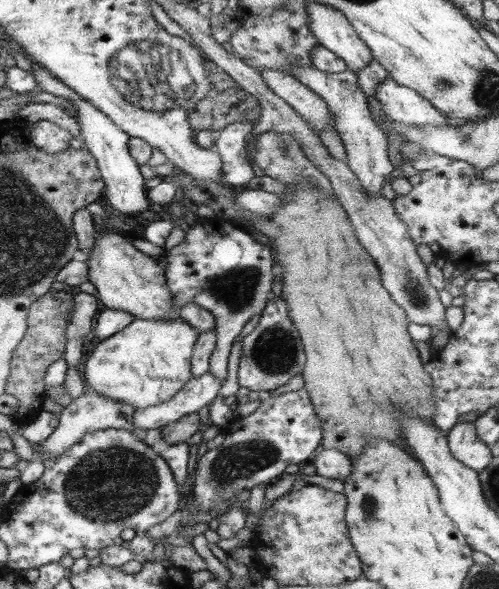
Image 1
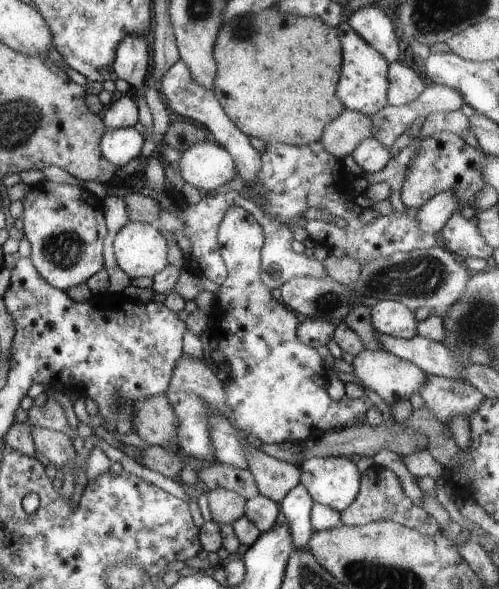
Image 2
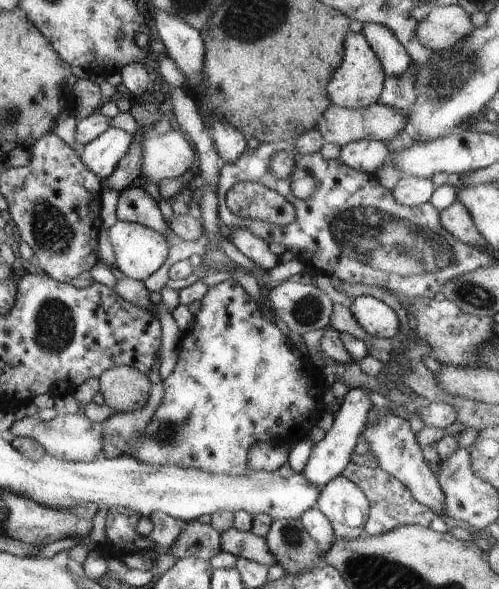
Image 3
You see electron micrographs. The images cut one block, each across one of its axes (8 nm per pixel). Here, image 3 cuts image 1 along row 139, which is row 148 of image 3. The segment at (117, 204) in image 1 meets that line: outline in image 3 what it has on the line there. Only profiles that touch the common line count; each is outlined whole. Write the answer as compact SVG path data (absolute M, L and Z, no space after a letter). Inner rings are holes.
M116 127L82 146L80 160L99 179L108 178L132 144L132 134Z

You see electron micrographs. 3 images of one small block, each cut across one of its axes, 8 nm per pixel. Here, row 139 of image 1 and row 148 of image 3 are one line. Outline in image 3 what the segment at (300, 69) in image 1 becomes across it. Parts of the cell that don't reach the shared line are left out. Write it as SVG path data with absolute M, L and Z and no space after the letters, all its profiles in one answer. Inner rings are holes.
M359 140L341 146L339 159L358 171L376 172L387 162L390 152L385 142Z

